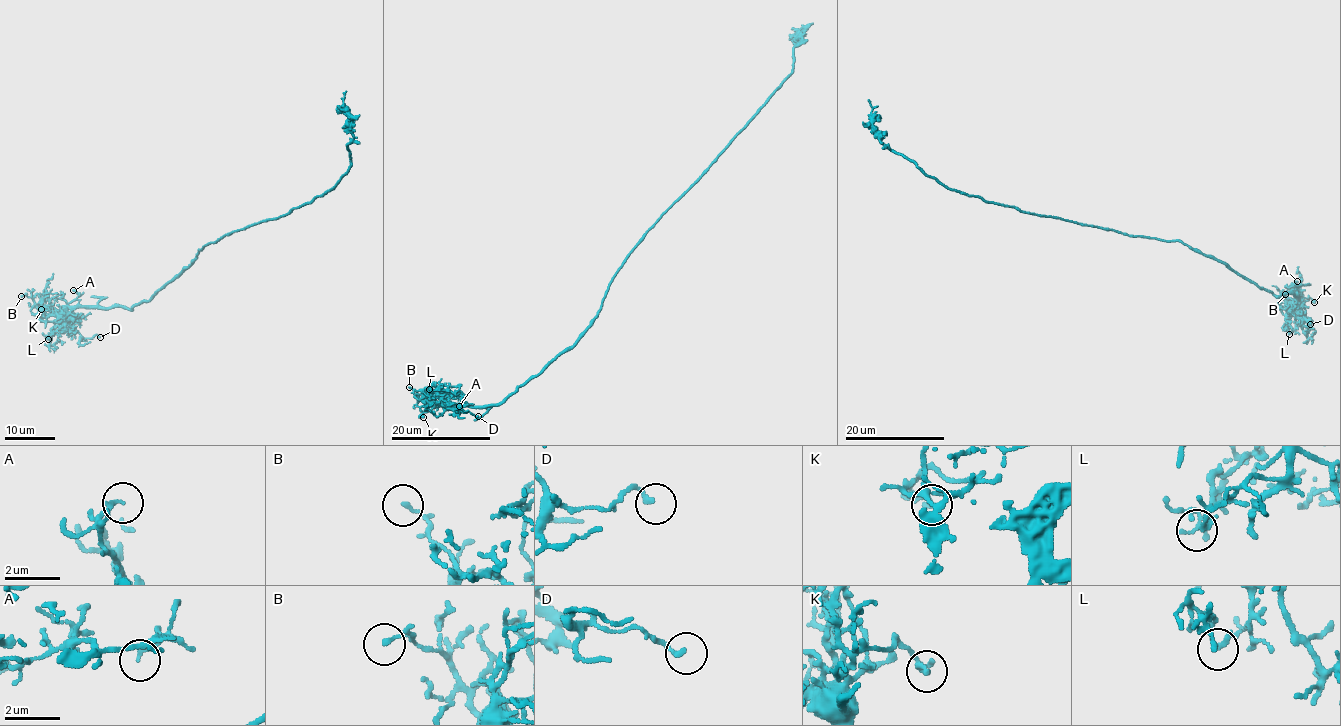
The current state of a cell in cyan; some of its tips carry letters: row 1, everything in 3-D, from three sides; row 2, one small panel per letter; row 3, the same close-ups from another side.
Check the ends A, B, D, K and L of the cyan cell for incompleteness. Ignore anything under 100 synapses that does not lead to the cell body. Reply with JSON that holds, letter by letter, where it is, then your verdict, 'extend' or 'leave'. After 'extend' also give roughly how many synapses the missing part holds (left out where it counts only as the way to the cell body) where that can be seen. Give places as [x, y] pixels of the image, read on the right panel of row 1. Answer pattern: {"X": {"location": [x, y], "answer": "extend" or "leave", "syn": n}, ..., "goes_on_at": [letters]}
{"A": {"location": [1297, 281], "answer": "leave"}, "B": {"location": [1285, 294], "answer": "leave"}, "D": {"location": [1310, 324], "answer": "leave"}, "K": {"location": [1314, 302], "answer": "leave"}, "L": {"location": [1289, 334], "answer": "leave"}, "goes_on_at": []}

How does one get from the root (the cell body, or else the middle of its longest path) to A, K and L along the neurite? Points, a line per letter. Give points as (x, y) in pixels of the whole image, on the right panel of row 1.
A: (1113, 230), (1183, 241), (1222, 261), (1259, 288), (1277, 296), (1286, 293), (1299, 298), (1293, 287), (1297, 281)
K: (1113, 230), (1183, 241), (1259, 288), (1277, 296), (1293, 294), (1298, 304), (1308, 296), (1314, 302)
L: (1113, 230), (1183, 241), (1222, 261), (1259, 288), (1277, 296), (1296, 296), (1299, 299), (1286, 317), (1289, 334)

